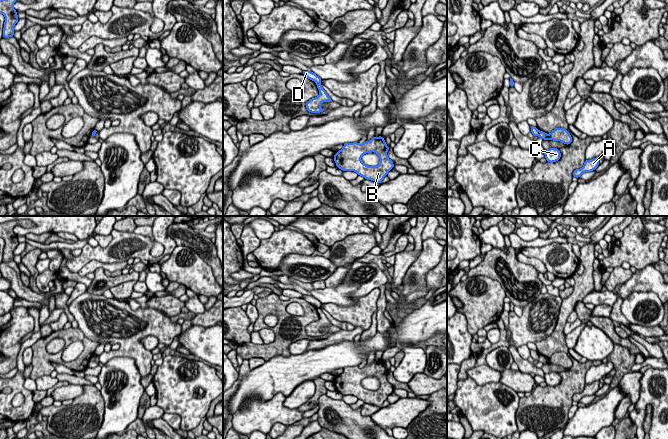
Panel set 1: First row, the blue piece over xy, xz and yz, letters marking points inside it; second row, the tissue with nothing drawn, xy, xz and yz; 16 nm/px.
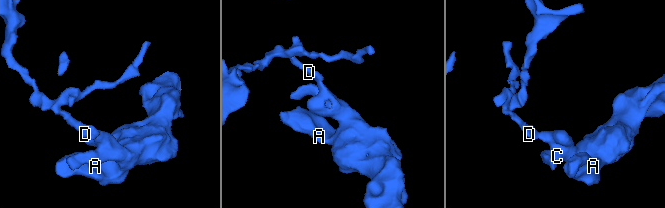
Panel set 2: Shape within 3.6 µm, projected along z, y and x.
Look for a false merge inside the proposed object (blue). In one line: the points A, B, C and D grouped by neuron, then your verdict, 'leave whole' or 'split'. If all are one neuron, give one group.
A B C / D; split

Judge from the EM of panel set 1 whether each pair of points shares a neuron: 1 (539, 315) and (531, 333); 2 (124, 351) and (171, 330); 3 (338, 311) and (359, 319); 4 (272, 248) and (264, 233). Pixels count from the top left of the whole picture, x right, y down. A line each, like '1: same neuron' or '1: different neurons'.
1: same neuron
2: same neuron
3: same neuron
4: different neurons

